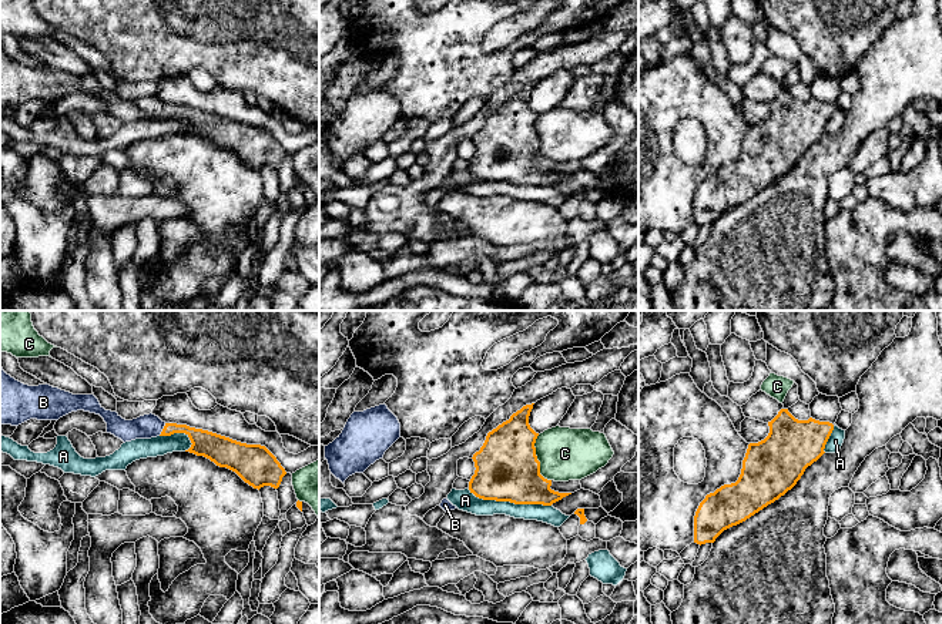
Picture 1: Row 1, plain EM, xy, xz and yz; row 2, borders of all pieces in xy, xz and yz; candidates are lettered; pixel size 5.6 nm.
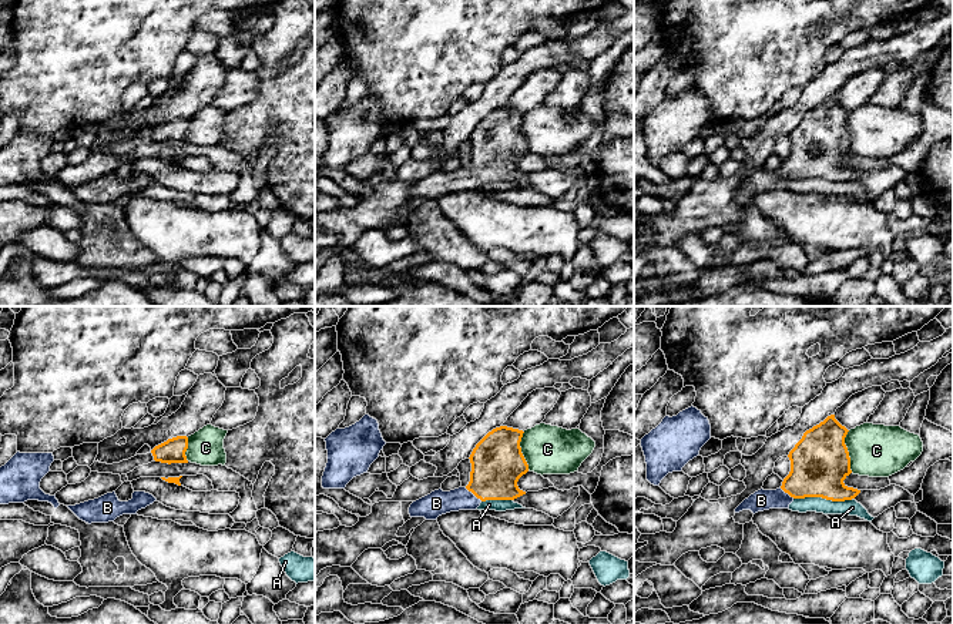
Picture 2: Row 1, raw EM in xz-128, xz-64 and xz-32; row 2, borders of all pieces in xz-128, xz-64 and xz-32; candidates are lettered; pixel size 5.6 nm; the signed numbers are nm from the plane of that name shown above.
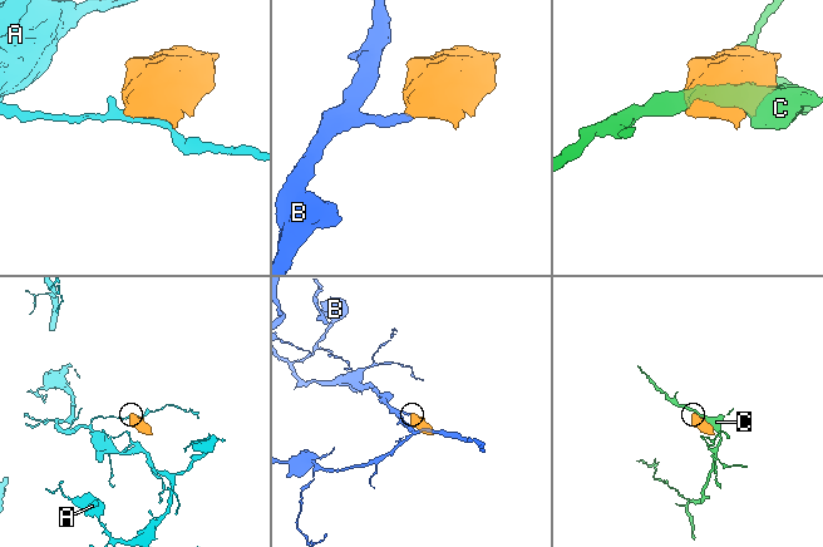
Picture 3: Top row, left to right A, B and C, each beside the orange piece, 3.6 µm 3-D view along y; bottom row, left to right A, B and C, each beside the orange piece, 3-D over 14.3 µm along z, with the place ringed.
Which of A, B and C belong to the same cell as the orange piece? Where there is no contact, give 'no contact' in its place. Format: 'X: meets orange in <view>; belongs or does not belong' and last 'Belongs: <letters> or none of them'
A: meets orange in xz; does not belong
B: meets orange in xy; belongs
C: meets orange in xz; does not belong
Belongs: B

